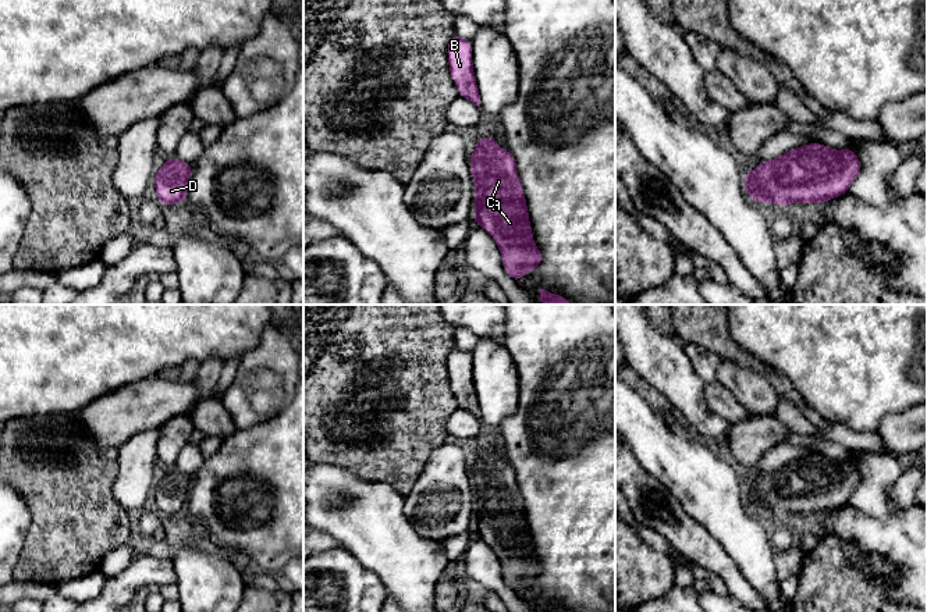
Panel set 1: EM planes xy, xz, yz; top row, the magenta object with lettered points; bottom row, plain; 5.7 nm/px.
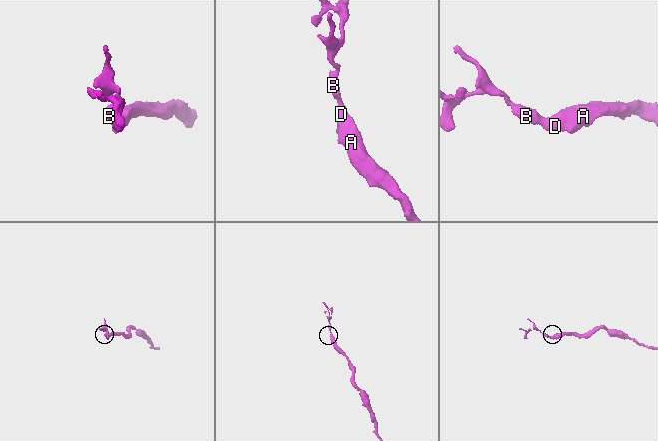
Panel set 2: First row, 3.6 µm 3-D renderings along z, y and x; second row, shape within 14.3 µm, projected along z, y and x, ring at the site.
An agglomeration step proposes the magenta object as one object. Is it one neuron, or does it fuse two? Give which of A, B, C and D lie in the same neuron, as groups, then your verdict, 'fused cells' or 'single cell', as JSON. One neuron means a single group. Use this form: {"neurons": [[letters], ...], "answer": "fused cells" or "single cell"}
{"neurons": [["A", "B", "C", "D"]], "answer": "single cell"}

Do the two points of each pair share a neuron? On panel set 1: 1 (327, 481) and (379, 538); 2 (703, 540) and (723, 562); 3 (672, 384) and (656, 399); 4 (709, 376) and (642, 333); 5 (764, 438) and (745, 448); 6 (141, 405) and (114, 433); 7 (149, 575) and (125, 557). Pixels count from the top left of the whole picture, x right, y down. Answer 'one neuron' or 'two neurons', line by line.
1: one neuron
2: one neuron
3: two neurons
4: two neurons
5: one neuron
6: one neuron
7: two neurons

